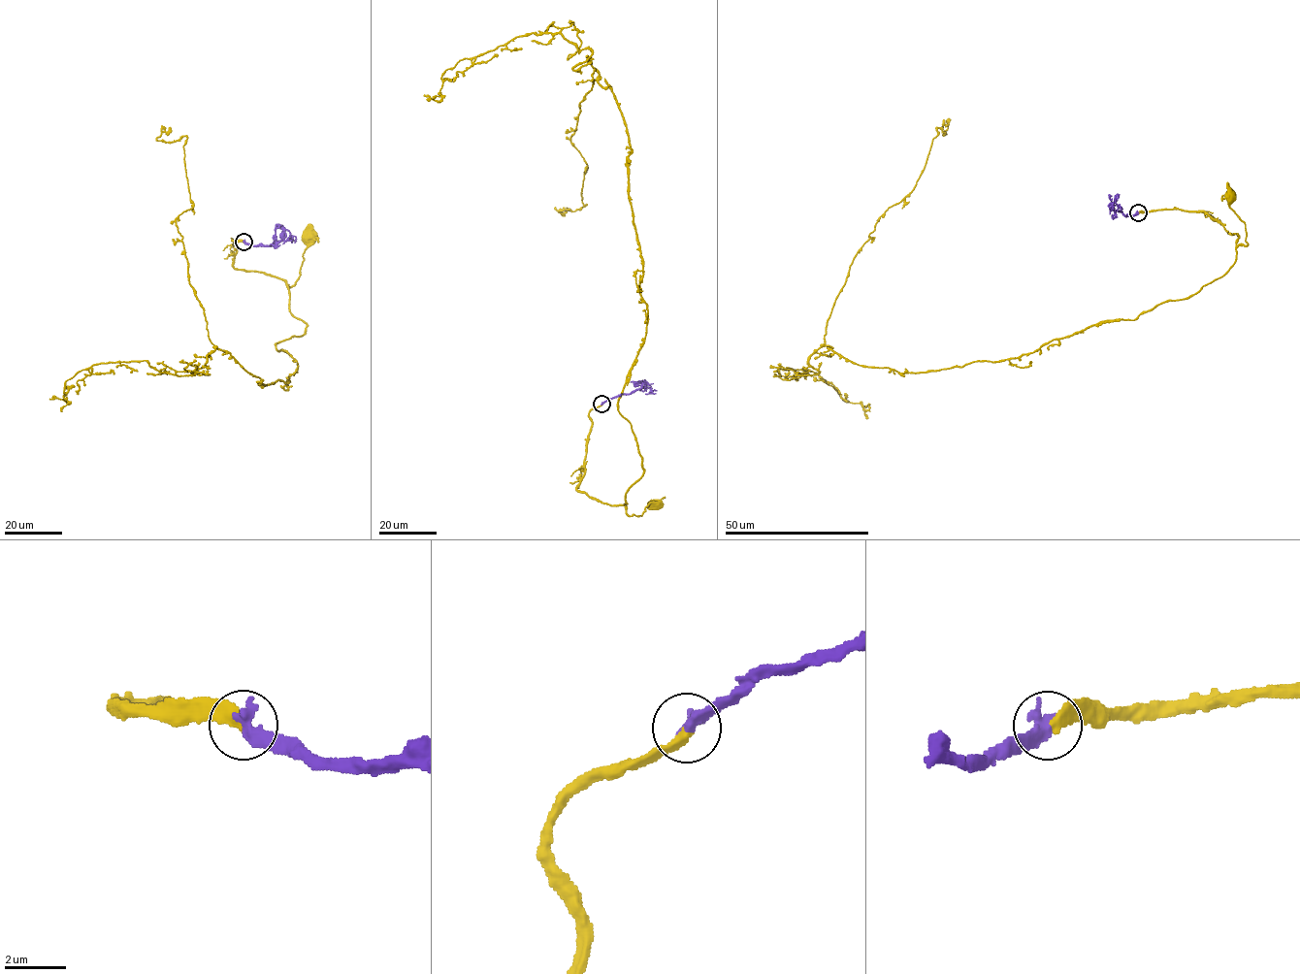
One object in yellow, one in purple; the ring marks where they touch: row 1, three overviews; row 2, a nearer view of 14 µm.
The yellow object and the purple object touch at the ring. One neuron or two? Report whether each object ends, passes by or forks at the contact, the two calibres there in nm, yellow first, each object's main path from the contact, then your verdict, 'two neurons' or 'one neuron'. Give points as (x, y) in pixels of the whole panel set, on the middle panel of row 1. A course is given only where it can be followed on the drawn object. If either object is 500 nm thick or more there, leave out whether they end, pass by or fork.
yellow ends | purple ends | 360/480 nm | yellow via (601, 404), (589, 412), (576, 488), (625, 503), (630, 515), (655, 507) | purple via (601, 404), (621, 394), (631, 394), (643, 383), (654, 389) | one neuron

